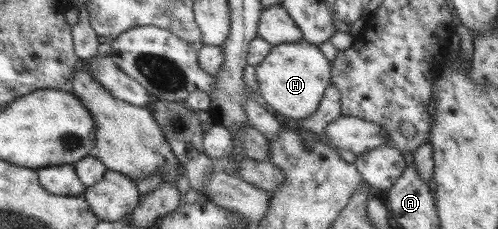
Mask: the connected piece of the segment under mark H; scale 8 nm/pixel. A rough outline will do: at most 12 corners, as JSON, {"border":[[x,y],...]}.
{"border":[[306,40],[255,67],[258,97],[284,121],[320,107],[333,64]]}

